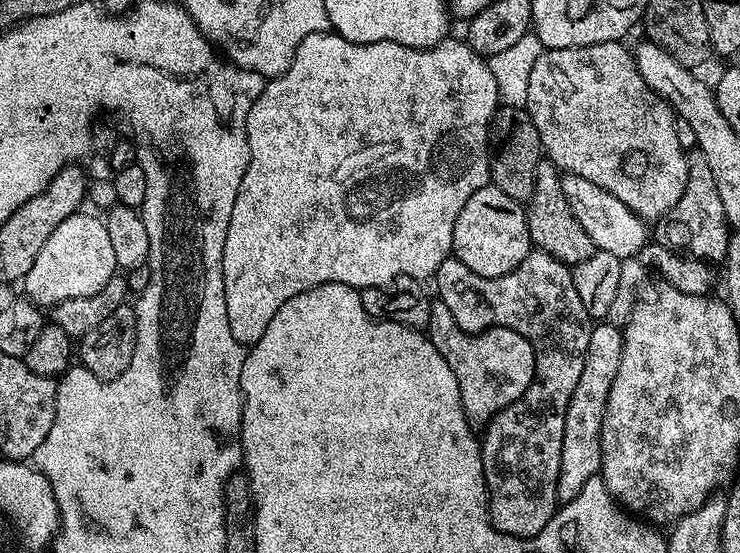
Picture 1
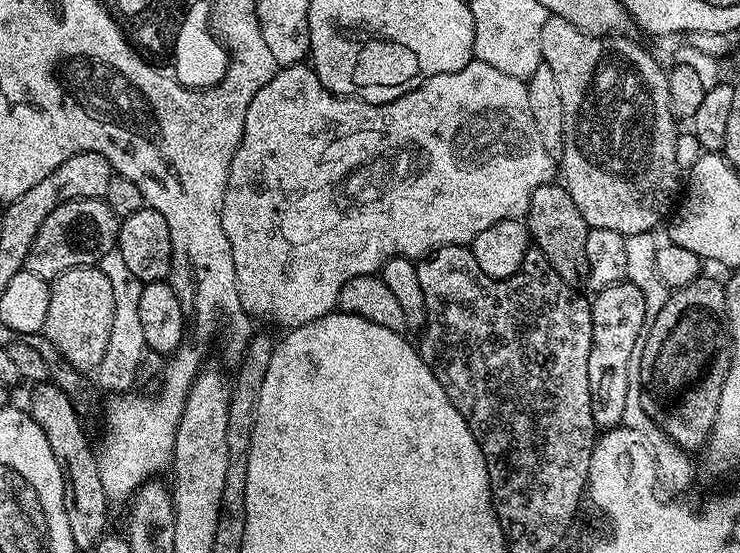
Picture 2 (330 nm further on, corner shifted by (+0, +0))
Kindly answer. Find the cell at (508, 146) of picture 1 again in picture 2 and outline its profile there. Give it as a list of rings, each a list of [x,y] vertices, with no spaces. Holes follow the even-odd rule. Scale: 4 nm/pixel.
[[[553,182],[538,186],[530,194],[530,206],[526,217],[531,243],[550,262],[550,266],[571,288],[580,290],[588,283],[590,262],[586,262],[586,234],[588,223],[582,218],[582,210],[574,206],[574,198],[564,189],[563,183]]]

